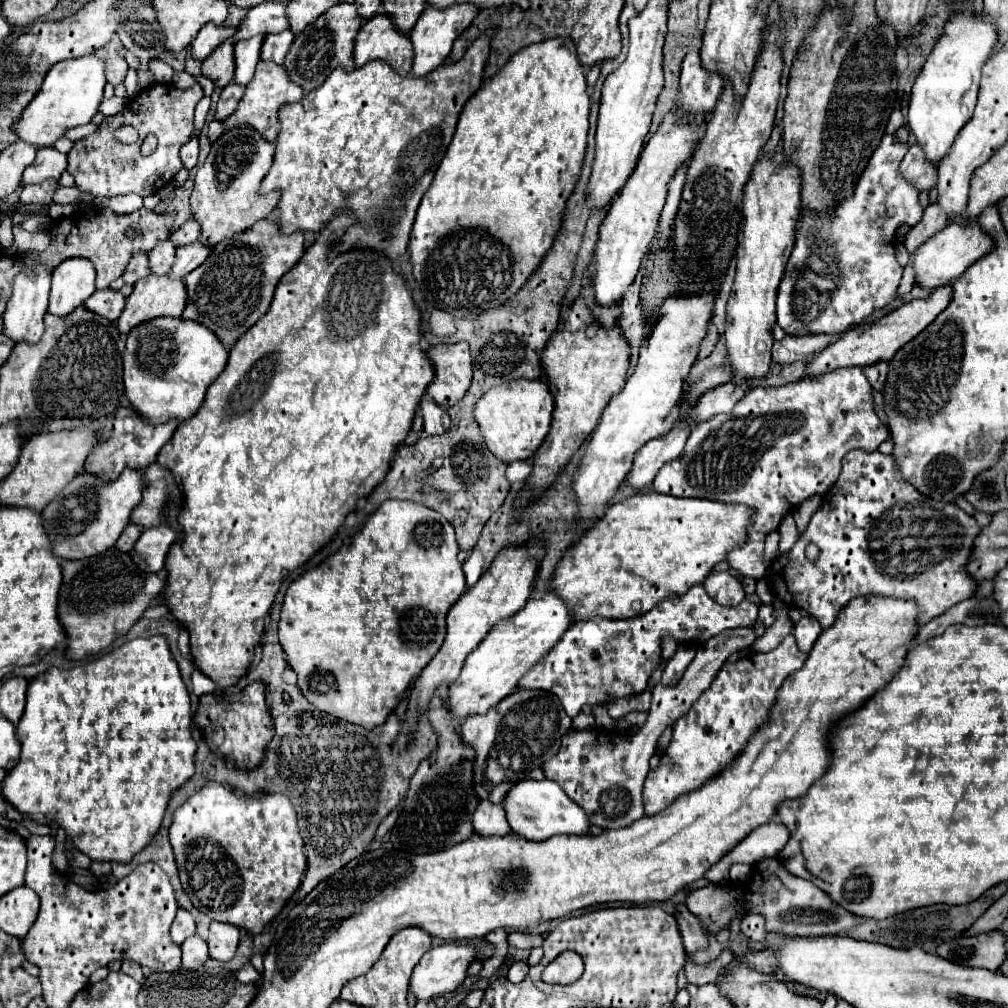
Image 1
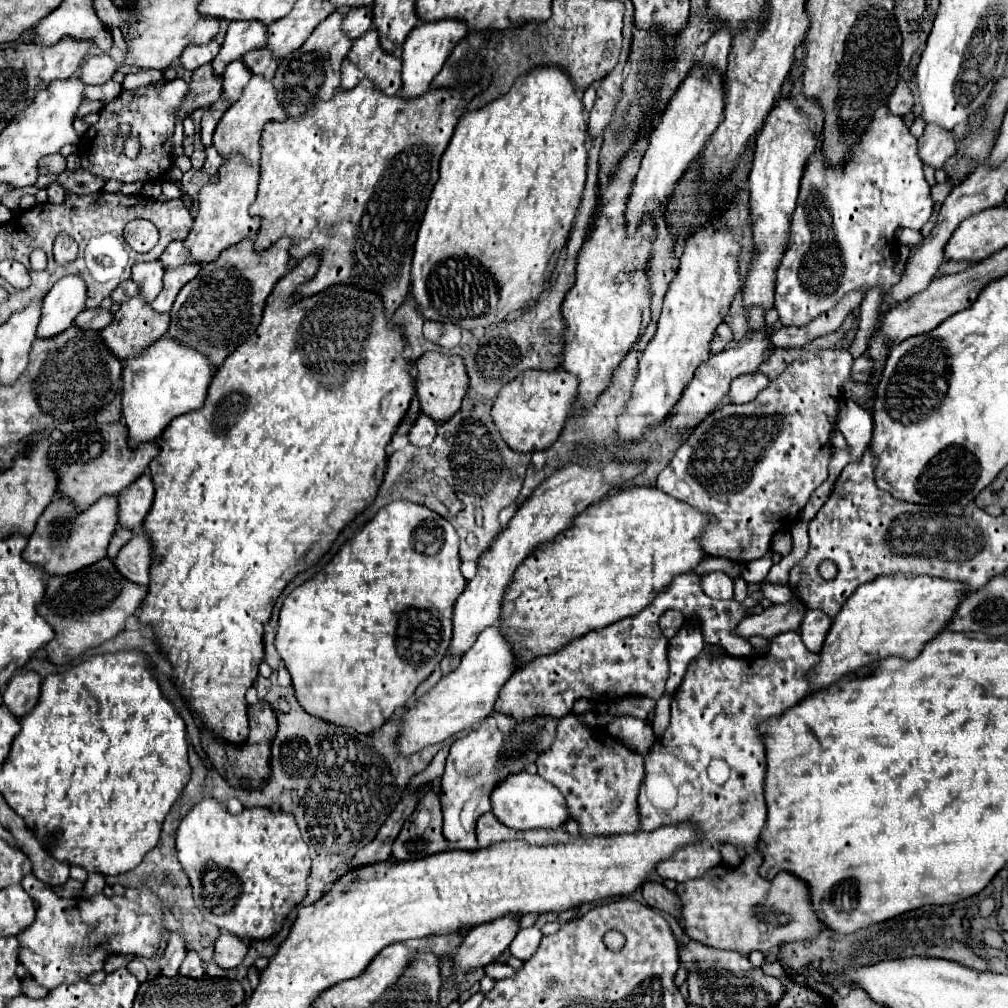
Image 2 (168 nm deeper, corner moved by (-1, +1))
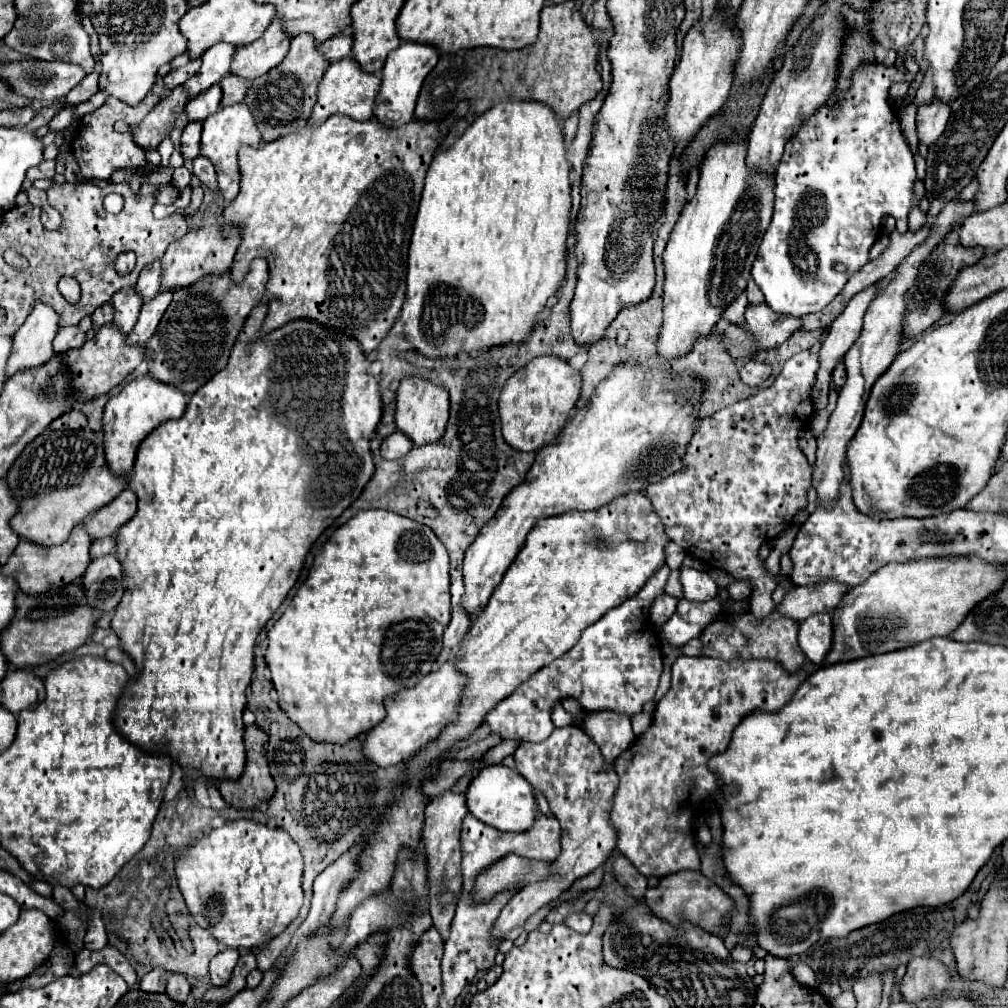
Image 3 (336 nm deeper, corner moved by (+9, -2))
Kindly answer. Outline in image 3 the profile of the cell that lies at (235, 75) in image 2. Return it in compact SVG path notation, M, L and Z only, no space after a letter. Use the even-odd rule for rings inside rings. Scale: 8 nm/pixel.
M213 85L209 91L193 97L187 107L185 107L185 113L187 113L187 121L205 121L209 115L217 113L219 109L219 103L221 103L221 87L219 85Z

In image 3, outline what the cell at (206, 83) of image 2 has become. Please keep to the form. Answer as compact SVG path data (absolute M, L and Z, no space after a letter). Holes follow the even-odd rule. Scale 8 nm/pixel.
M177 87L165 99L161 99L159 105L155 105L137 127L129 127L125 121L118 121L114 125L114 129L117 132L129 131L133 135L133 141L145 151L157 149L161 139L165 139L171 133L171 129L175 125L175 117L183 113L185 103L189 99L191 97L185 95L185 89Z

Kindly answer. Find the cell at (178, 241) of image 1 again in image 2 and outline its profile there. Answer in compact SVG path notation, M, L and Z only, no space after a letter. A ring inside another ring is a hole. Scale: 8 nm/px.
M173 240L173 242L165 248L165 252L163 252L163 256L161 256L161 262L163 262L165 268L179 266L179 264L183 264L183 262L187 262L187 260L189 260L189 250L187 250L187 246L185 246L183 240Z

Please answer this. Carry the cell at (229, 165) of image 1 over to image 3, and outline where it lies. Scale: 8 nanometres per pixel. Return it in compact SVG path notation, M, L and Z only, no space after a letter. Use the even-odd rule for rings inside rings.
M213 203L211 209L205 213L205 225L201 229L189 231L183 239L167 247L165 255L161 257L161 291L189 287L207 275L223 275L231 269L235 249L239 247L239 235L237 231L233 231L231 237L221 237L223 217L217 215L217 205L219 203Z

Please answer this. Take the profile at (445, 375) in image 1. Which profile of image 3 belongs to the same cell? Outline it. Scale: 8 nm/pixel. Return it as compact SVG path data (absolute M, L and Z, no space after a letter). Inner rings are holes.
M405 377L395 395L397 395L397 407L395 407L397 431L407 435L415 447L437 443L445 433L449 419L449 393L441 385L435 385L427 379Z

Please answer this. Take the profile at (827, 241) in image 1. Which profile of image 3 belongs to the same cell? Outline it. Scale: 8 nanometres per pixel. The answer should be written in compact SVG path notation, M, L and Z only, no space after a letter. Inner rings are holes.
M877 61L863 63L859 67L859 71L853 73L849 89L839 99L833 97L829 103L825 103L821 107L821 111L817 109L817 113L811 115L811 119L805 119L805 123L801 125L801 131L797 131L797 135L793 135L793 139L789 139L789 143L785 145L785 153L781 157L781 163L777 167L777 175L775 175L777 187L775 187L773 221L771 221L771 225L769 225L765 237L763 237L763 243L759 247L759 253L757 253L757 259L753 263L753 271L751 271L755 283L759 285L759 289L765 295L765 301L777 313L803 317L803 315L809 315L809 313L823 311L841 293L841 289L845 287L849 275L853 275L853 271L859 271L869 261L869 249L873 247L873 243L877 241L877 237L881 233L881 219L885 215L893 215L895 219L905 219L909 215L909 209L911 209L911 203L913 203L913 181L917 179L915 161L913 161L913 155L909 151L907 141L903 139L903 133L901 133L901 127L899 127L899 119L897 119L897 115L895 115L895 111L893 111L893 107L889 103L889 89L891 89L893 83L913 81L913 79L915 79L913 73L909 73L907 69L899 69L895 65L887 67L887 65L877 63ZM839 265L847 265L847 271L839 271Z

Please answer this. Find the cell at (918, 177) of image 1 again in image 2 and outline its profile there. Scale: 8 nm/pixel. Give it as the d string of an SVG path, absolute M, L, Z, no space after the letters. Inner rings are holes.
M925 128L917 140L917 154L925 166L941 170L945 162L955 154L953 132L943 132L943 128Z

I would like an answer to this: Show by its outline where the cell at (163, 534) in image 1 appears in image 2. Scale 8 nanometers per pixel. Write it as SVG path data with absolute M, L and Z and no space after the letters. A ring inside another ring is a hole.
M139 532L121 548L119 556L115 558L115 566L131 582L147 586L149 584L149 568L153 562L151 554L153 554L153 546L151 546L149 536L145 532Z

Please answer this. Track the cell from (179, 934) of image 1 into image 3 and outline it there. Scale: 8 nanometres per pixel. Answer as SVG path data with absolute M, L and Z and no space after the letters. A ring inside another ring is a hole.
M153 969L151 973L147 973L141 981L141 991L147 991L147 993L163 993L165 991L165 983L167 983L167 971L161 971L161 969Z

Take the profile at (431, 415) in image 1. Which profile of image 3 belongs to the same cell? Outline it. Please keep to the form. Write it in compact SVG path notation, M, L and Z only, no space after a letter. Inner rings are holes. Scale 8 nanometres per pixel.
M399 431L385 437L381 443L381 455L385 455L385 459L399 459L399 457L407 455L411 449L413 449L413 445Z

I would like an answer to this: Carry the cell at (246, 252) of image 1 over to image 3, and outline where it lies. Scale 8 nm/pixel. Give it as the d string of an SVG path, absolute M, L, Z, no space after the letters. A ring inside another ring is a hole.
M255 259L241 285L233 283L229 273L225 273L217 279L201 279L193 287L175 291L155 335L145 343L147 375L159 383L177 387L185 395L193 395L227 365L229 351L245 319L263 301L267 277L269 269L265 259Z

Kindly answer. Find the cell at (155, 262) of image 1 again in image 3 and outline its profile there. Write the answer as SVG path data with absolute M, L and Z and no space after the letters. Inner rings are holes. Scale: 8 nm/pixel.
M129 289L129 291L119 291L117 295L113 295L111 303L113 303L113 309L115 309L113 323L123 333L129 333L135 327L137 315L141 311L141 297L137 295L135 289Z

